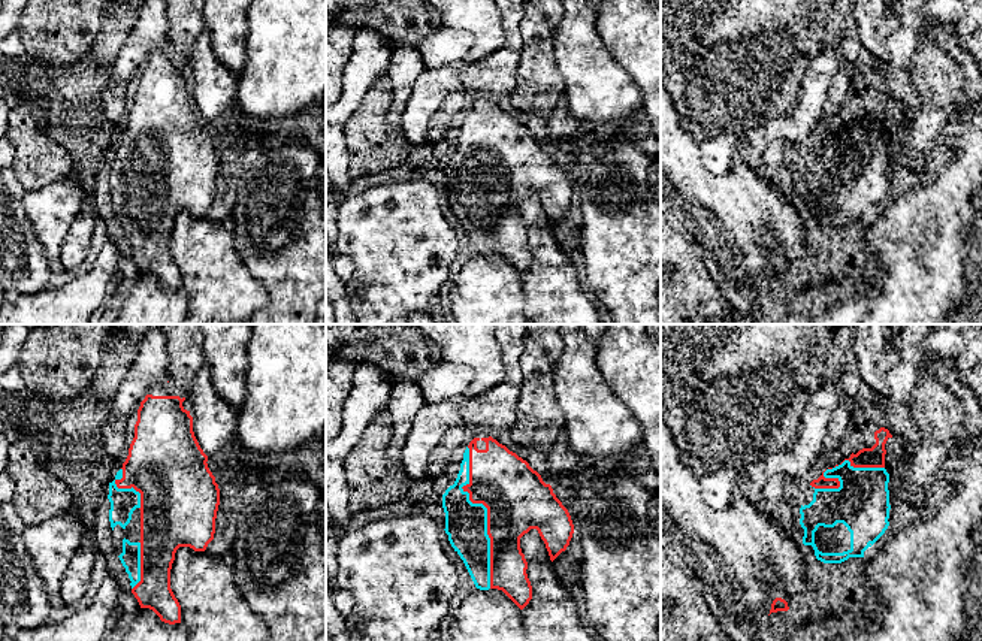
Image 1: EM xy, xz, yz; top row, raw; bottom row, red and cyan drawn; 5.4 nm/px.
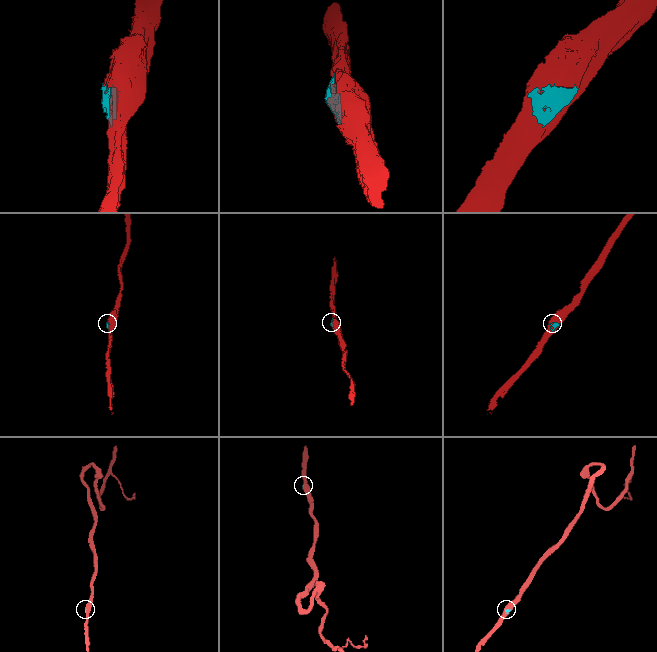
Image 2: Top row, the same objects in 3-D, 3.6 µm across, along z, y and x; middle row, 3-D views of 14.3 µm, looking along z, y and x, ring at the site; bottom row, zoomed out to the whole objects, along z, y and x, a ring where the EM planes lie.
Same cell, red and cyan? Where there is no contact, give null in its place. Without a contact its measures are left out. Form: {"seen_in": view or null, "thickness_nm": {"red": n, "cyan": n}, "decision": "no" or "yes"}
{"seen_in": "xz", "thickness_nm": {"red": 340, "cyan": 220}, "decision": "yes"}

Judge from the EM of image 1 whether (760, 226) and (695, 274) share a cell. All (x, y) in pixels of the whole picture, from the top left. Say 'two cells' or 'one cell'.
two cells

